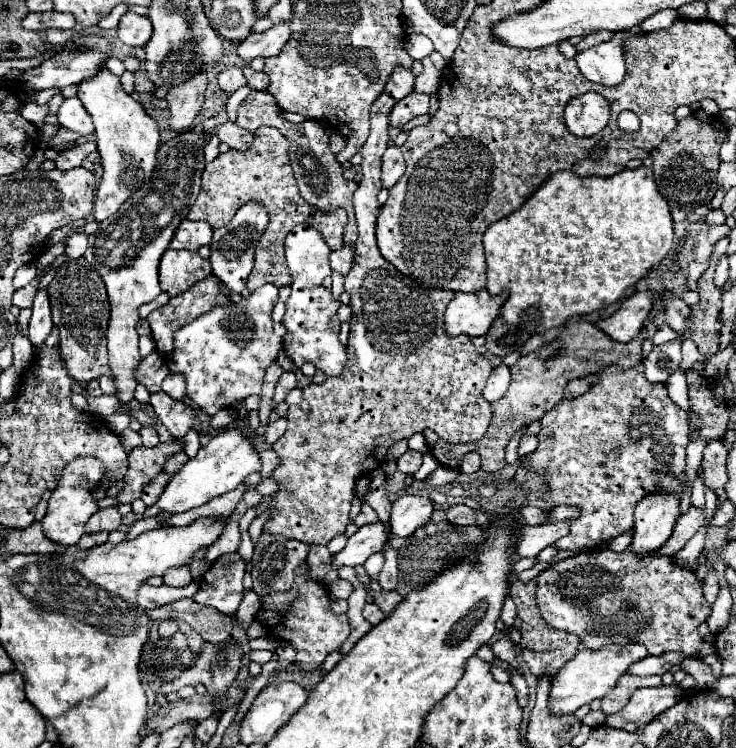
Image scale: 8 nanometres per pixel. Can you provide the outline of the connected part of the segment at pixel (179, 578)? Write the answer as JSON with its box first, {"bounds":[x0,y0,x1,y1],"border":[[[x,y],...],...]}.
{"bounds":[163,566,191,588],"border":[[[181,566],[177,570],[169,570],[169,574],[165,574],[163,582],[169,586],[177,586],[177,588],[187,586],[187,584],[191,584],[191,572],[187,566]]]}

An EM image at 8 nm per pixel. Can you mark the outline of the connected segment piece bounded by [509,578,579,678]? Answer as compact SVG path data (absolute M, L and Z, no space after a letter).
M533 578L529 582L515 580L509 588L509 596L513 598L513 602L517 606L517 616L521 618L521 642L519 642L521 656L527 664L527 670L539 678L543 674L557 674L559 668L577 654L579 638L571 632L563 632L563 630L549 626L541 618L541 612L539 612L537 602L535 602L535 592L537 592L537 578Z

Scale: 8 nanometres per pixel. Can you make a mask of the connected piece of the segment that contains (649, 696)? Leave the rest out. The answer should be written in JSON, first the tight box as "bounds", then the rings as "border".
{"bounds":[605,684,681,732],"border":[[[661,684],[657,688],[639,688],[635,690],[625,710],[621,710],[621,714],[607,716],[605,724],[625,728],[627,732],[635,732],[637,728],[645,726],[645,722],[651,722],[655,716],[675,706],[677,702],[681,702],[681,688],[675,684],[671,686]]]}

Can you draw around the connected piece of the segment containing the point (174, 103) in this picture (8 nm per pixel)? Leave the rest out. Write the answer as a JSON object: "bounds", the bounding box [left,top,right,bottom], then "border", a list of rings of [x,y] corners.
{"bounds":[167,72,207,130],"border":[[[205,72],[195,74],[187,82],[175,86],[167,94],[169,102],[169,126],[175,130],[187,130],[195,126],[195,116],[201,110],[203,94],[207,88],[207,76]]]}

